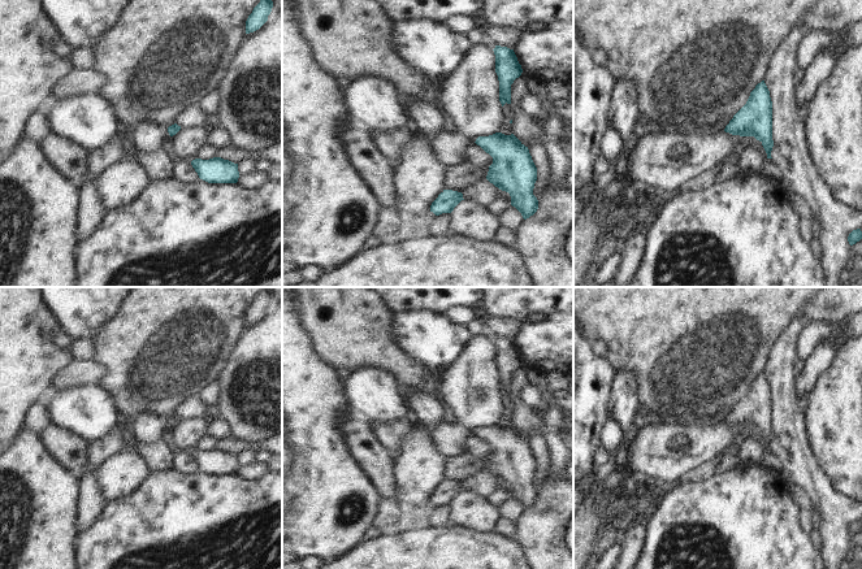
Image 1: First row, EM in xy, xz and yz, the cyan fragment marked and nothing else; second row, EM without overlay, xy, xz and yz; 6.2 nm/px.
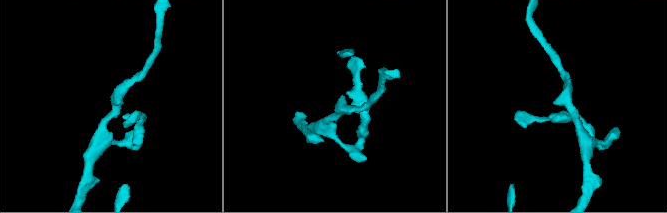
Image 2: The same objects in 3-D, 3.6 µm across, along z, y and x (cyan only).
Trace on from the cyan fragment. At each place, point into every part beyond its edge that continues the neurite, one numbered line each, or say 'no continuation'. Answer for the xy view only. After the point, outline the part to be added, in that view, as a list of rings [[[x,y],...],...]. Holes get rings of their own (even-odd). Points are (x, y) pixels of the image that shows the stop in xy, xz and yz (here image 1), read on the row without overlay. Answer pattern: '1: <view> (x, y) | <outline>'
no continuation

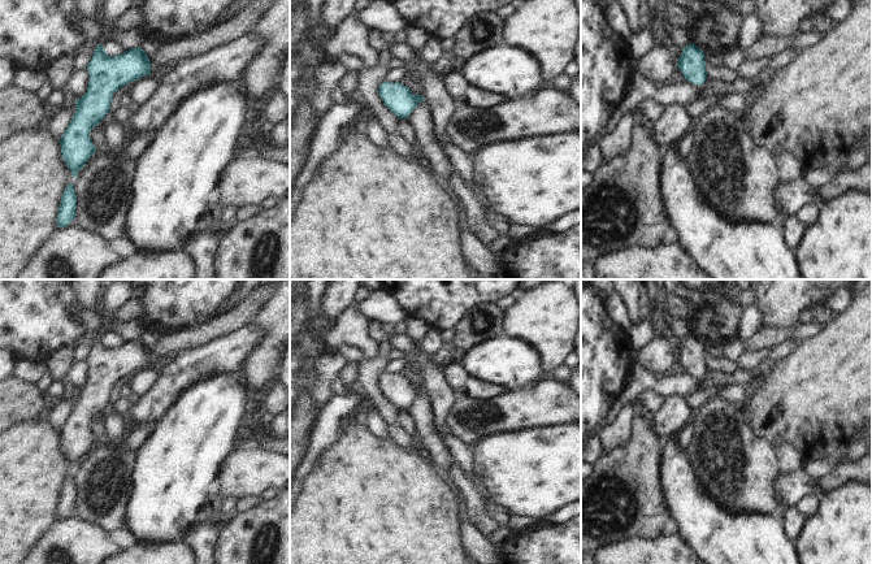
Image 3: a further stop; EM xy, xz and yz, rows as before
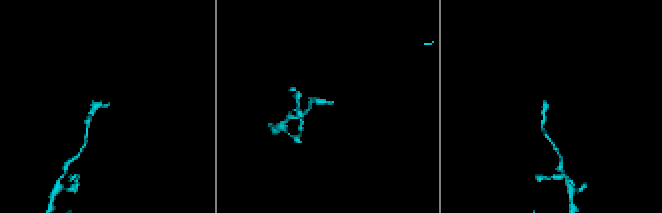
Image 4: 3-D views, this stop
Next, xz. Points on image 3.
no continuation

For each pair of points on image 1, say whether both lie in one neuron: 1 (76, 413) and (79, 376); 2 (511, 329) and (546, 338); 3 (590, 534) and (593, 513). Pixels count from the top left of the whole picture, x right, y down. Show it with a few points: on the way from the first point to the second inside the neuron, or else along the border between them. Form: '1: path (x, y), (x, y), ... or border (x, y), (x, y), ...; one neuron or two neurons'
1: border (100, 382), (68, 386), (51, 395); two neurons
2: border (492, 316), (514, 318), (519, 325), (519, 334); two neurons
3: path (590, 529), (590, 518); one neuron

